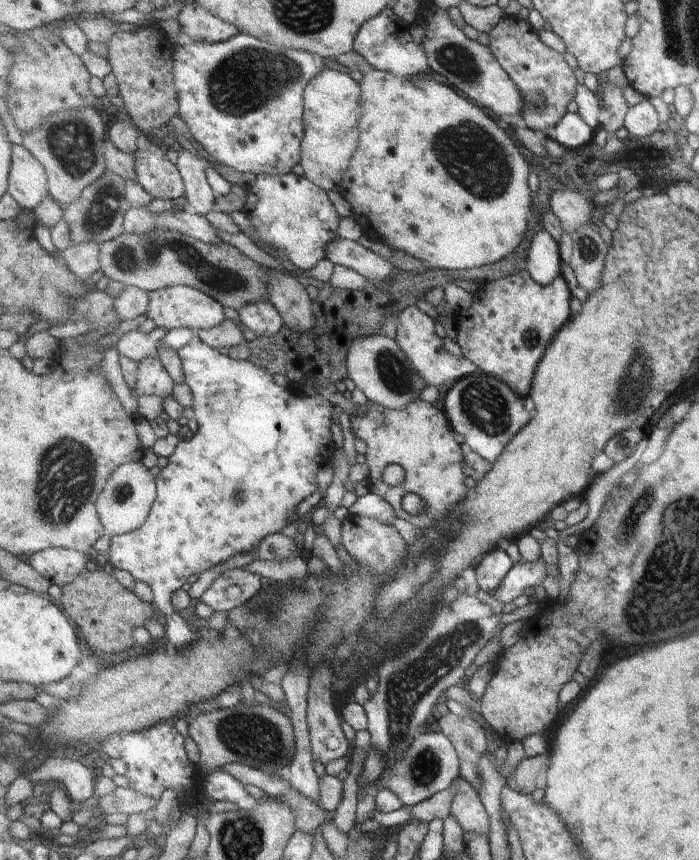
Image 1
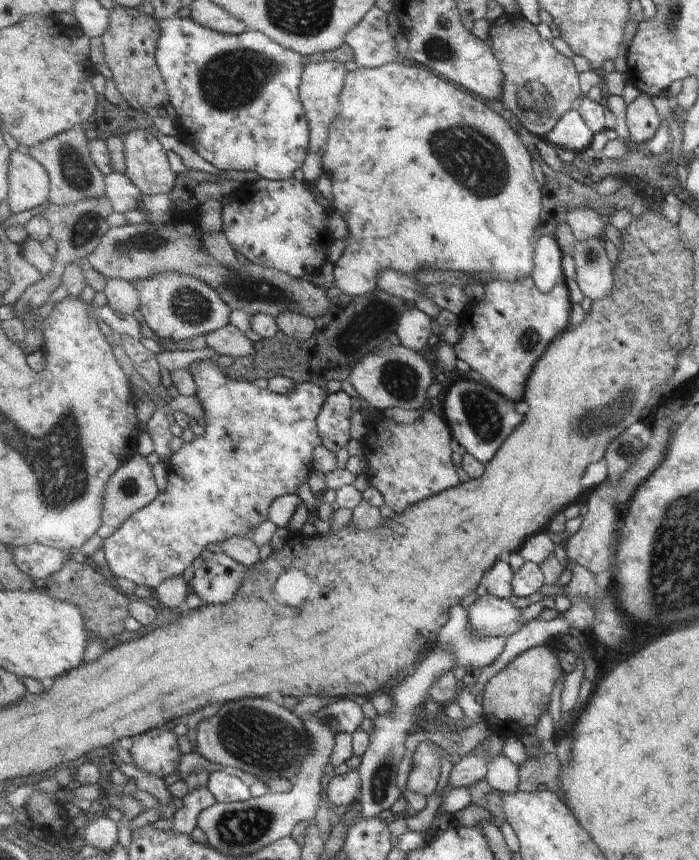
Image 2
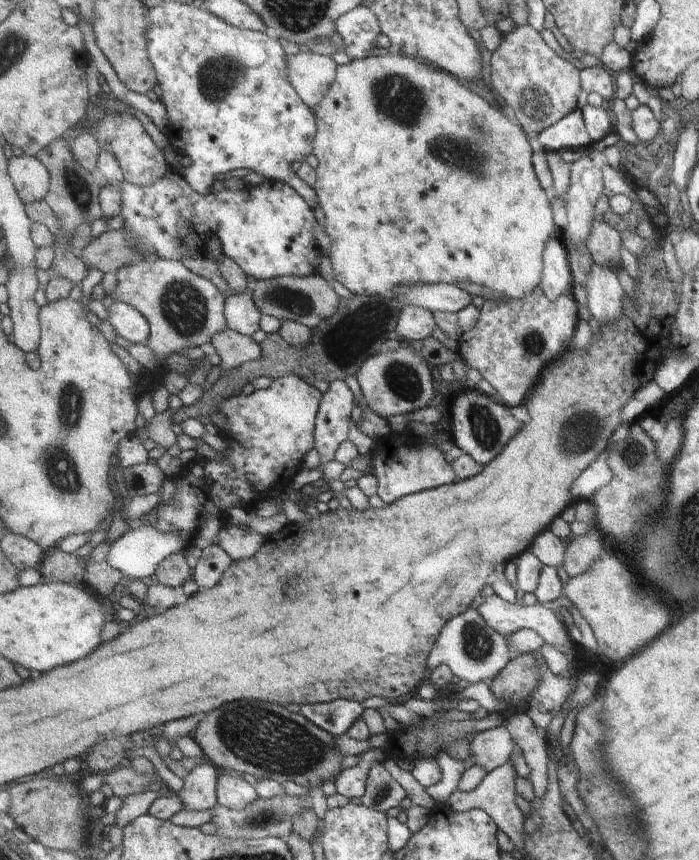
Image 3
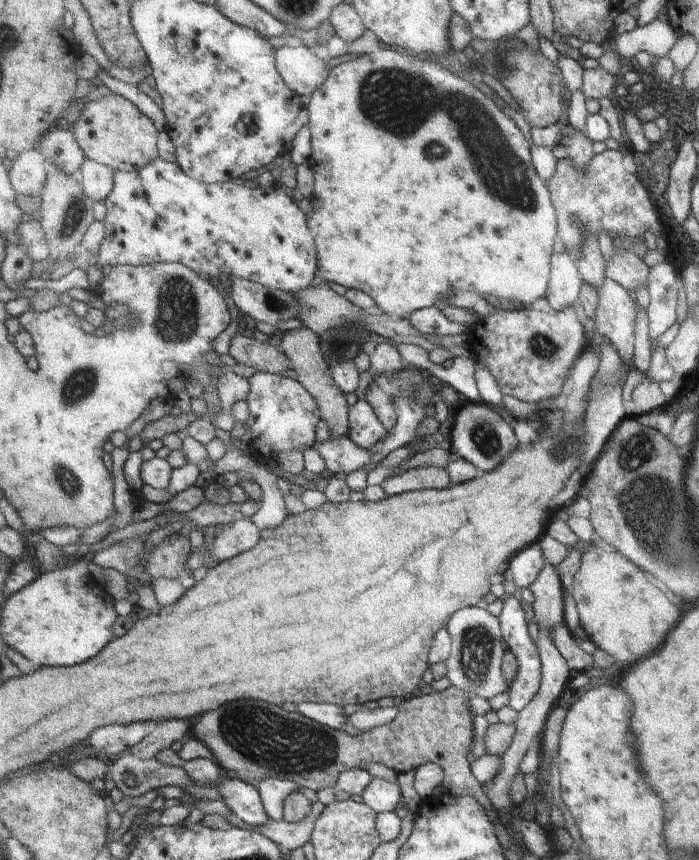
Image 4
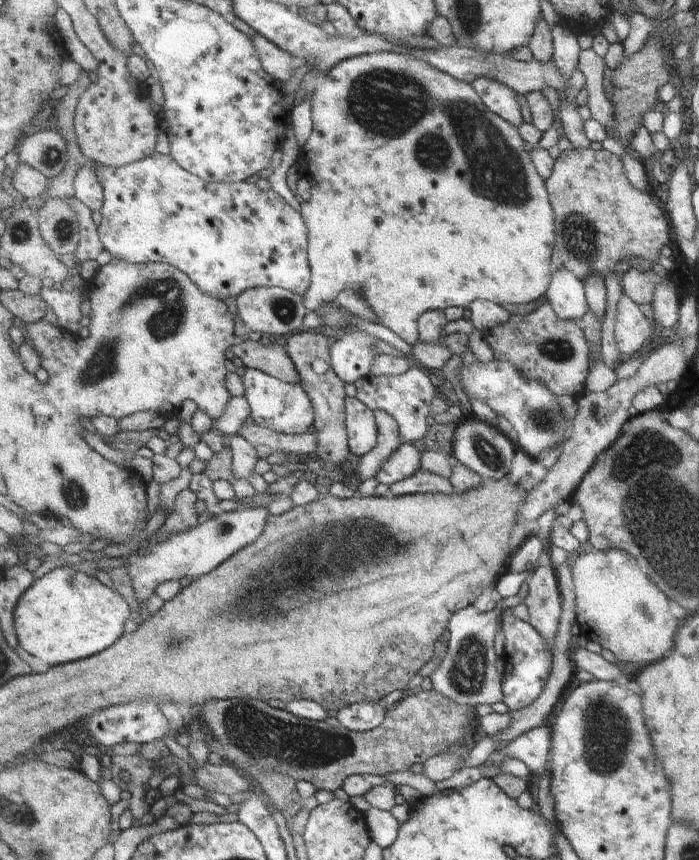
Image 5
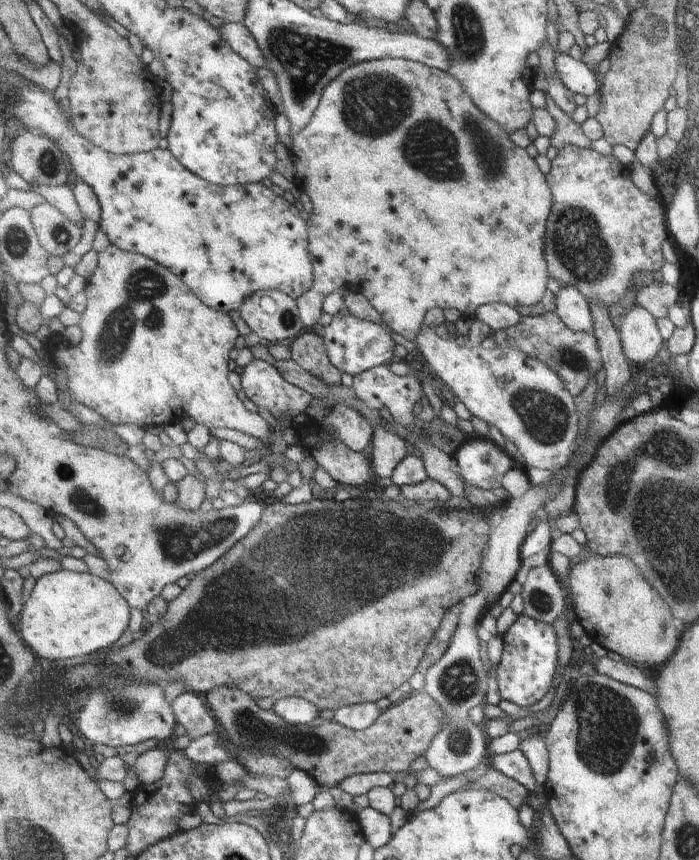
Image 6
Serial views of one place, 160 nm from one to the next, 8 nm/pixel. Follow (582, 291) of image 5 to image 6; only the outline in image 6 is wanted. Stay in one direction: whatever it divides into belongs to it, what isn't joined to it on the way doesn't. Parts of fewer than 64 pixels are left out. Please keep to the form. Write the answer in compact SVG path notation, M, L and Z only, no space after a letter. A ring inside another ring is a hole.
M576 286L560 287L556 294L556 313L574 331L593 332L590 302Z

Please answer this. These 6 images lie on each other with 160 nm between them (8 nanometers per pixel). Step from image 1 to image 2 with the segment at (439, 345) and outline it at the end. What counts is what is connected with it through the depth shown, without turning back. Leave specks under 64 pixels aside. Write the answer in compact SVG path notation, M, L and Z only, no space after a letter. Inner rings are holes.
M416 307L407 309L398 320L394 341L417 352L425 352L432 334L431 322L431 317Z

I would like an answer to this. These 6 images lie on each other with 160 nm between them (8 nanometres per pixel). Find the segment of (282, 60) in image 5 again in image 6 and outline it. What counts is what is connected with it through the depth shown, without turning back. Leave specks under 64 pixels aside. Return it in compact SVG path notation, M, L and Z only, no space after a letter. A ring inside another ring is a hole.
M227 23L219 28L223 38L243 58L246 58L254 67L267 68L268 58L263 54L259 43L247 26L241 23Z

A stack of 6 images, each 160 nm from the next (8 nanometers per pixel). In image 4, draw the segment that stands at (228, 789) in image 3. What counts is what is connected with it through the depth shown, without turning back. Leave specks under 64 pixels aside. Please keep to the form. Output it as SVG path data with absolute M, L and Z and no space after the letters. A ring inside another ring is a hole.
M238 777L224 778L215 787L221 795L221 801L242 821L259 827L268 823L270 816L265 810L258 788L243 782Z

